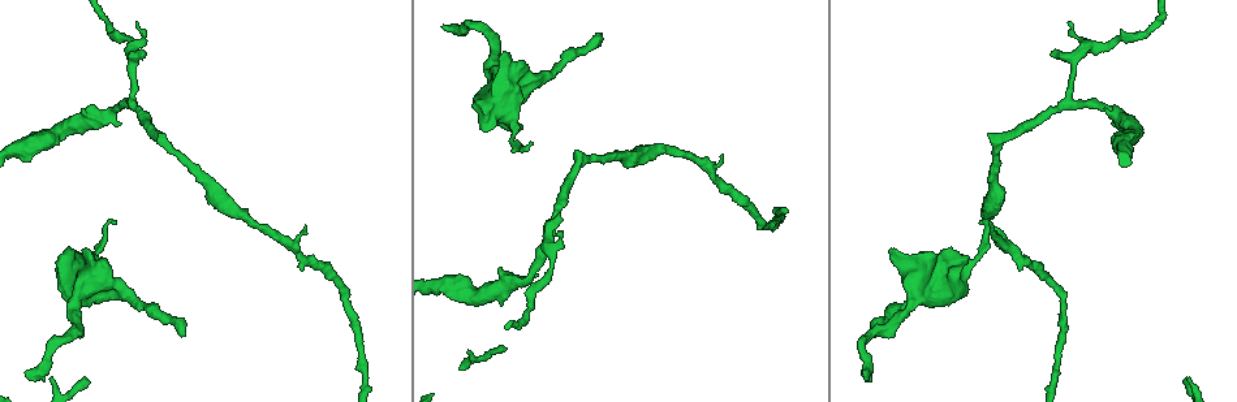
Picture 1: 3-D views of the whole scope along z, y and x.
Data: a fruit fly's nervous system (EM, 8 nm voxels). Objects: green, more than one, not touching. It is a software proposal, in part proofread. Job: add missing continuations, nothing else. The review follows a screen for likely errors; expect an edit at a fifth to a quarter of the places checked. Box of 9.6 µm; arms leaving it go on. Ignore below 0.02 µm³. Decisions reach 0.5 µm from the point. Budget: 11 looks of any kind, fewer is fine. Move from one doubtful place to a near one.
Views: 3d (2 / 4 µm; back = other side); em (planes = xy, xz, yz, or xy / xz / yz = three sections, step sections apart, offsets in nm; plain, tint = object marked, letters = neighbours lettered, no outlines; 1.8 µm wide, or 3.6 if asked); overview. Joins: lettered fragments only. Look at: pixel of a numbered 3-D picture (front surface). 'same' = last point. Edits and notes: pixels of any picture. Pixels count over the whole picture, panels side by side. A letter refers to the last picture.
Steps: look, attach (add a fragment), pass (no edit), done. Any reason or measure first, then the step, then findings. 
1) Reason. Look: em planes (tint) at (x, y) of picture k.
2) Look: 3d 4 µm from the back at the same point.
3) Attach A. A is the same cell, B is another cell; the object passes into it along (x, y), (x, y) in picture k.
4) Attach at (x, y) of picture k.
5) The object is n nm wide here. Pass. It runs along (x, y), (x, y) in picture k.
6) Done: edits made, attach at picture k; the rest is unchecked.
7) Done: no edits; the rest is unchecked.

Look: 3d 2 µm at (28, 375) of picture 1.

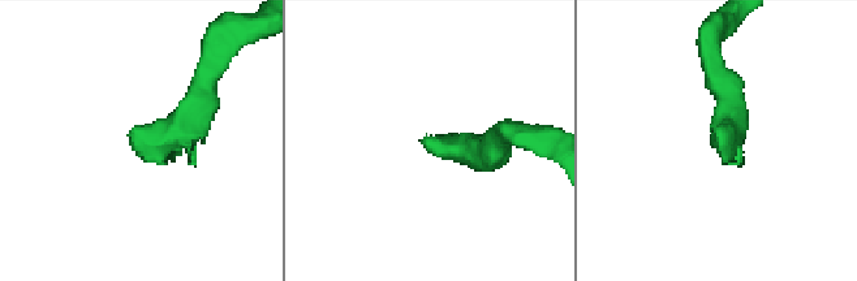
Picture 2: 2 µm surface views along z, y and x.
Look: em planes (letters) at (714, 146) of picture 2.

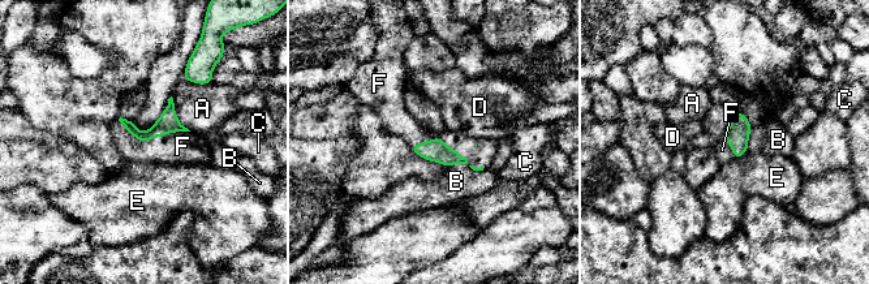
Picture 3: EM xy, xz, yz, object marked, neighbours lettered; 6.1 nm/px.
The object is 110 nm wide here. Attach F. F is the same cell, A, B, C, D and E are other cells; the object passes into it along (435, 150), (448, 146), (412, 130) in picture 3; the cell continues.

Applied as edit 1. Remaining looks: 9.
Look: overview.

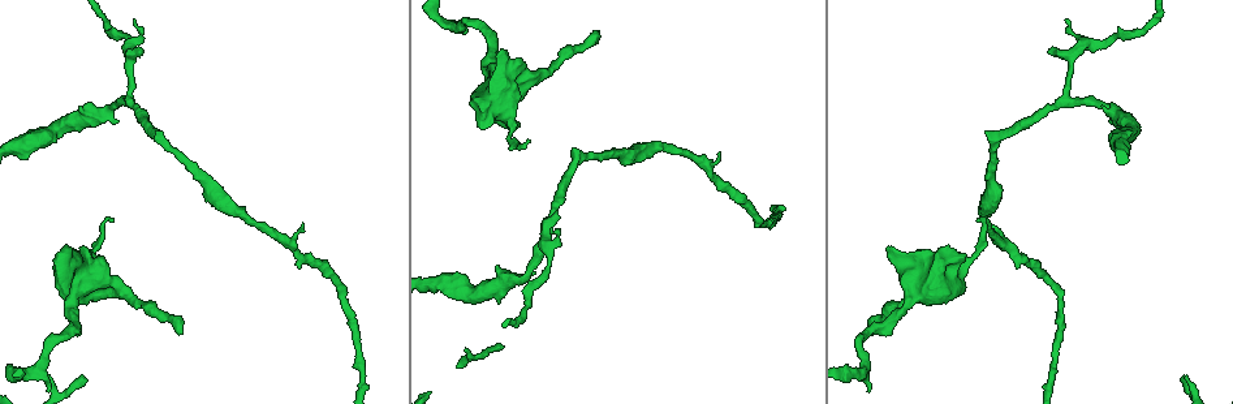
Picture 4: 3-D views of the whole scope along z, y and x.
Free end. Look: 3d 4 µm at (595, 35) of picture 4.

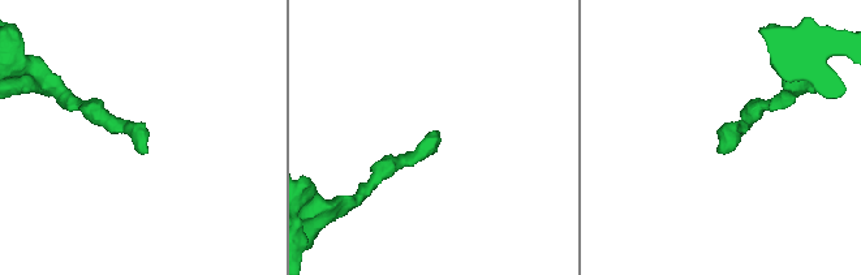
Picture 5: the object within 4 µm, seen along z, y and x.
Look: em xy step 8 (letters) at (430, 139) of picture 5.

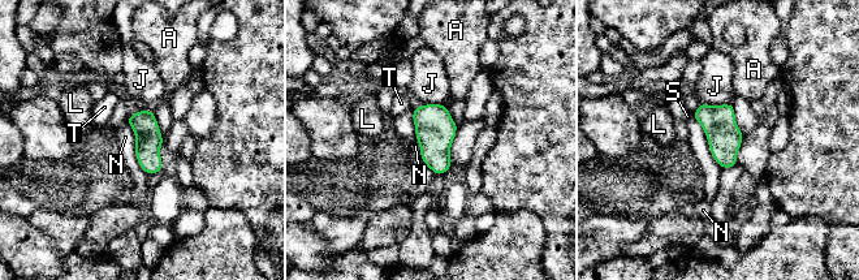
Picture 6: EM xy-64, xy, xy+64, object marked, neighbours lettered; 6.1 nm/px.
The longest contact is with N, 380 nm. Pass. A, J, L, N, S and T are other cells; a border runs along (126, 120), (137, 163), (149, 176) in picture 6; no lettered fragment goes on from it.

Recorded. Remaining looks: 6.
An open end. Look: em planes (letters) at (86, 246) of picture 4.

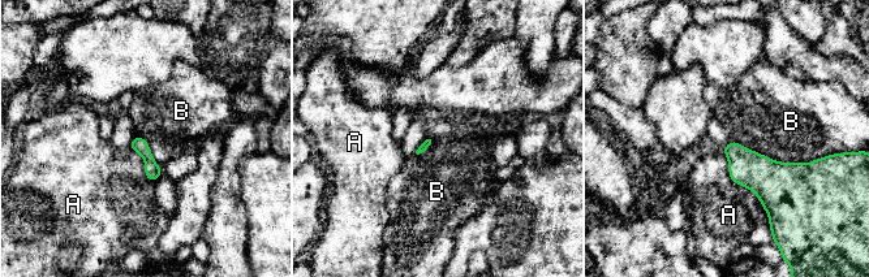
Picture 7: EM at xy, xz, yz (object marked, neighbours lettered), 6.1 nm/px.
The longest contact is with B, 550 nm. Pass. A and B are other cells; none of them fits.

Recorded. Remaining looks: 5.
Abrupt turn. Look: em yz step 16 (tint) at (1132, 129) of picture 4.

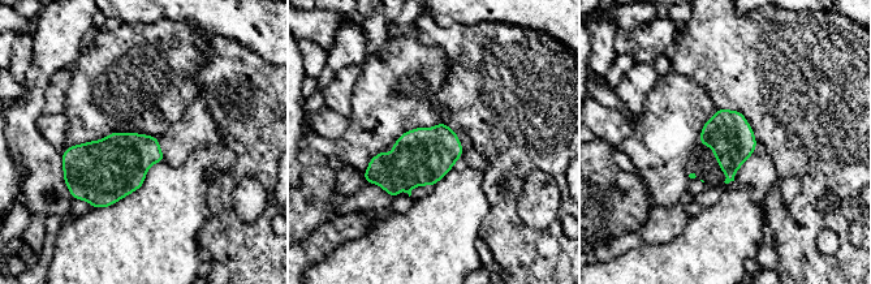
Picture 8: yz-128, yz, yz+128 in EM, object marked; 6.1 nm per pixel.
Cut it another way. Look: em planes (letters) at the same point.

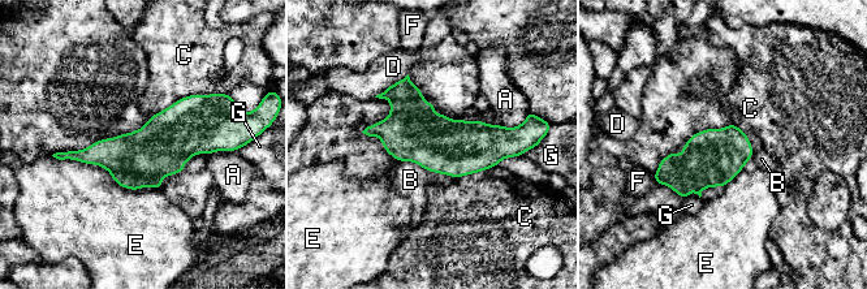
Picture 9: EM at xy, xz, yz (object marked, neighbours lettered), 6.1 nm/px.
The object is 360 nm wide here; the longest contact is with C, 420 nm. Pass. A, B, C, D, E, F and G are other cells; no lettered fragment goes on from it.

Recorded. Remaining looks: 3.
Sharp bend. Look: 3d 2 µm at (1071, 104) of picture 4.

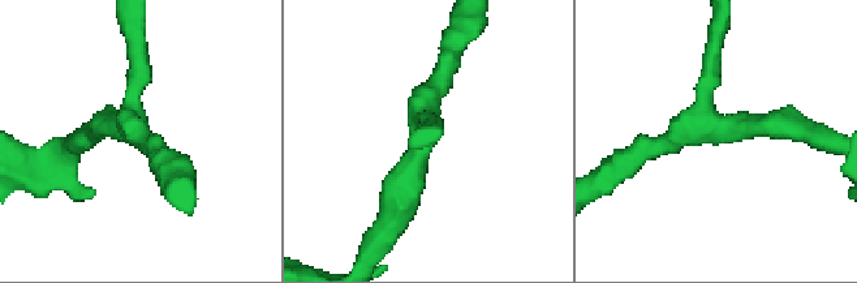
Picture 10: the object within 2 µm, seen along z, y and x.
3 arms meet here. Look: em planes (letters) at (130, 132) of picture 10.

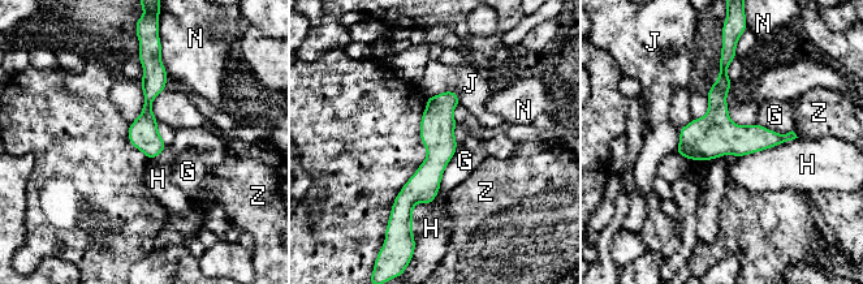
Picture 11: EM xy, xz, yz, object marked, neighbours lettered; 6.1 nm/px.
Pass. G, H, J, N and Z are other cells; a border runs along (797, 137), (737, 158) in picture 11; no lettered fragment goes on from it.

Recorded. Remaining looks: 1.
Done: edits made, attach at picture 3; the rest is unchecked.

